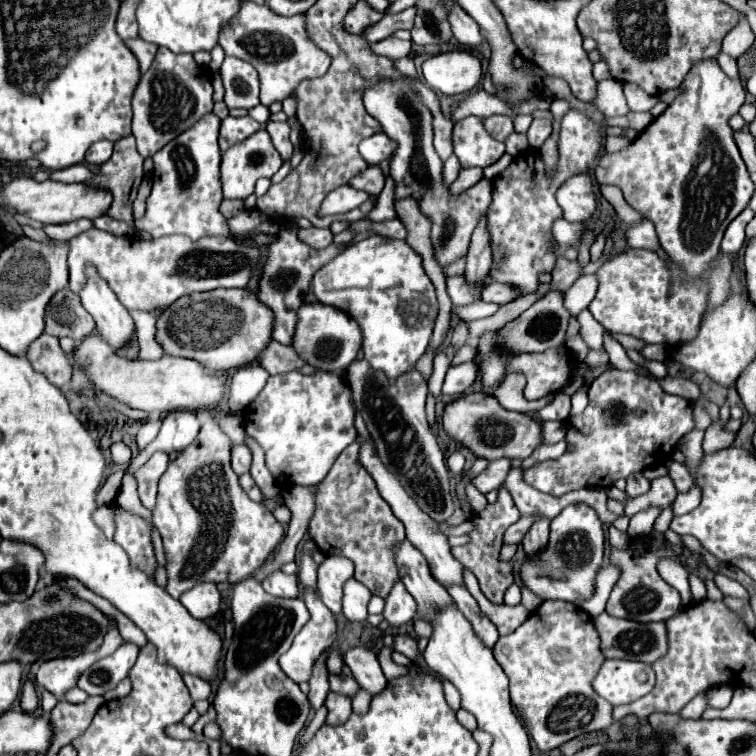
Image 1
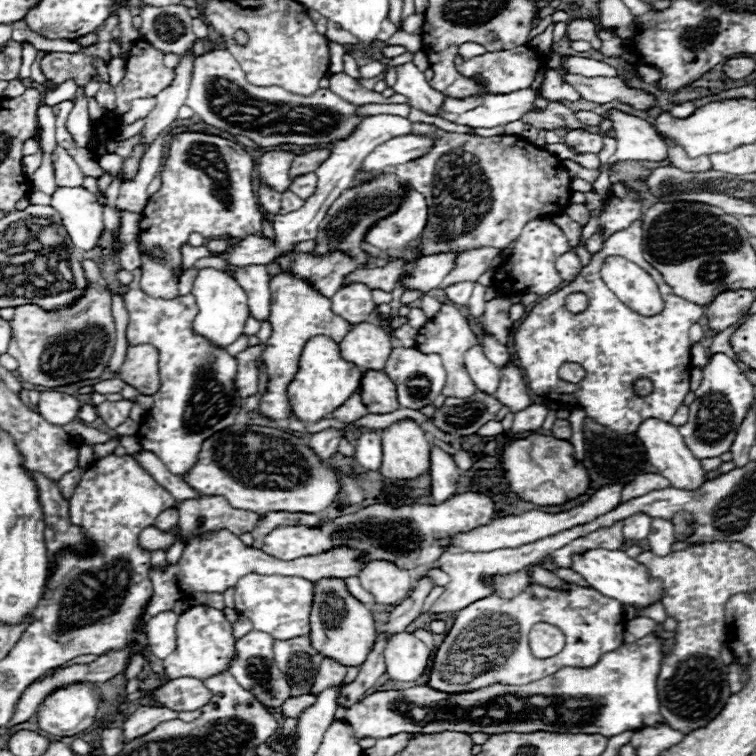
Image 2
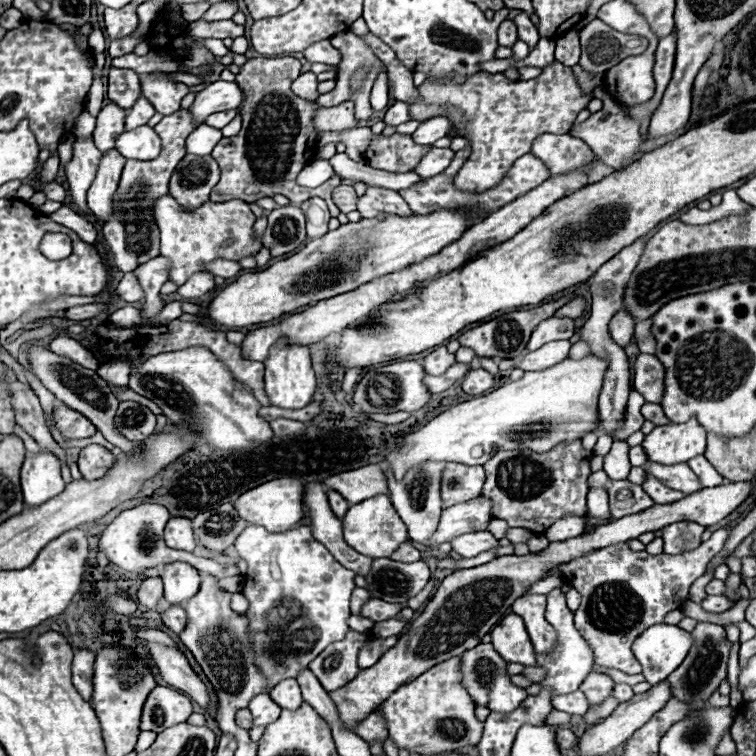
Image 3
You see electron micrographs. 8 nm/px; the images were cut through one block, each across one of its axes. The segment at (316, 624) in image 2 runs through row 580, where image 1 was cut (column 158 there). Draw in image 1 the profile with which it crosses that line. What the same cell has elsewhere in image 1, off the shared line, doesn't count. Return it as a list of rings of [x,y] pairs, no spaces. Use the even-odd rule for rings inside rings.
[[[216,288],[182,296],[156,320],[156,342],[166,354],[192,358],[208,370],[240,368],[258,358],[270,340],[274,326],[272,310],[244,288]]]

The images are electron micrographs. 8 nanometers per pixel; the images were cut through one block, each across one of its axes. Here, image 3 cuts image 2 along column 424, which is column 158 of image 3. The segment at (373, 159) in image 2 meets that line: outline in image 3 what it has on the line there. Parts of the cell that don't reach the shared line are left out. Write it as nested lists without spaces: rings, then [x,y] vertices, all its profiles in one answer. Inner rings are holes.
[[[138,126],[134,130],[126,130],[116,140],[116,150],[124,158],[132,160],[152,160],[160,154],[160,138],[150,126]]]

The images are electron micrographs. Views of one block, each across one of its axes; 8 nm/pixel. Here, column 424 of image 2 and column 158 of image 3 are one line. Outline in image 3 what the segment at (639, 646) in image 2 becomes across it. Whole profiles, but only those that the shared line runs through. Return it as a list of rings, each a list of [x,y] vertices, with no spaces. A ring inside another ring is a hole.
[[[156,686],[144,704],[140,730],[150,730],[158,734],[170,726],[186,722],[190,714],[192,702],[188,696],[170,686]]]

